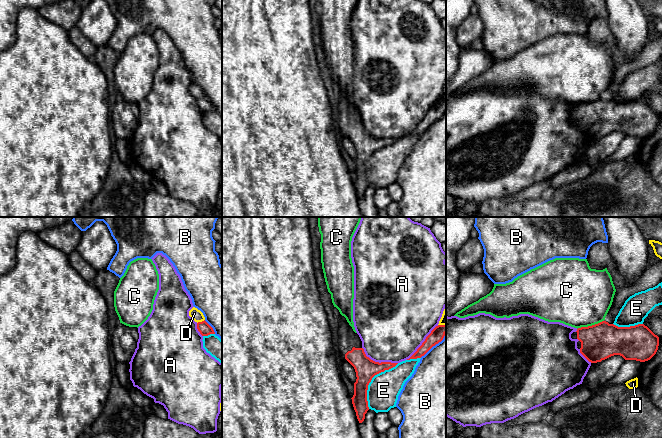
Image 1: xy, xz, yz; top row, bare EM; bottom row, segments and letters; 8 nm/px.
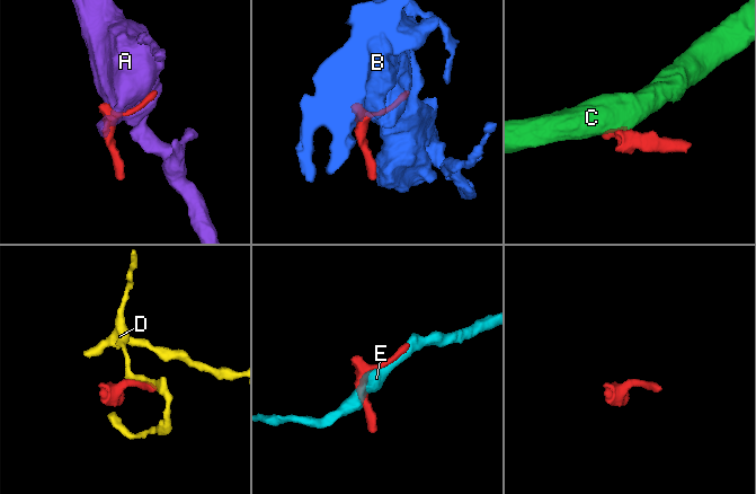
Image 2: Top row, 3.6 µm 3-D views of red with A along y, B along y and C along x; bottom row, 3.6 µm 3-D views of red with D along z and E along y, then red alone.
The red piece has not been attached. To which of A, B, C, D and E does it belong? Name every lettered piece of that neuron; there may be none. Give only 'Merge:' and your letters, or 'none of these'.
Merge: none of these

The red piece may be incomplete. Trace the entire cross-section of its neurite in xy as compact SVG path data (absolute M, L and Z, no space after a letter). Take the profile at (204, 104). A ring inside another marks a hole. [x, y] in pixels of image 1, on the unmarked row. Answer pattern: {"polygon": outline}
{"polygon": "M205 96L197 99L197 105L202 112L215 110L213 104Z"}

